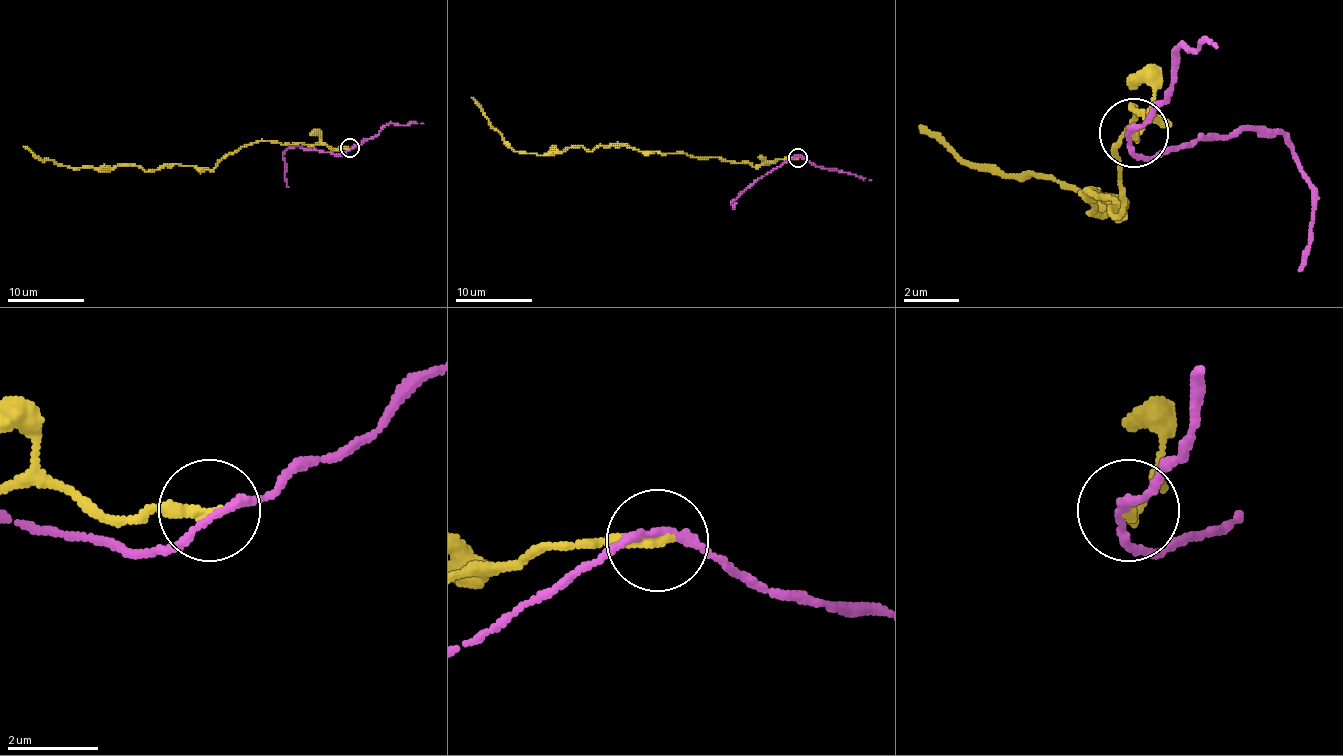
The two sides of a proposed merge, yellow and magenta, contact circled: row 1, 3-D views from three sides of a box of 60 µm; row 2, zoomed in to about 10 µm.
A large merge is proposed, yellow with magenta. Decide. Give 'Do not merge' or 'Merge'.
Do not merge

